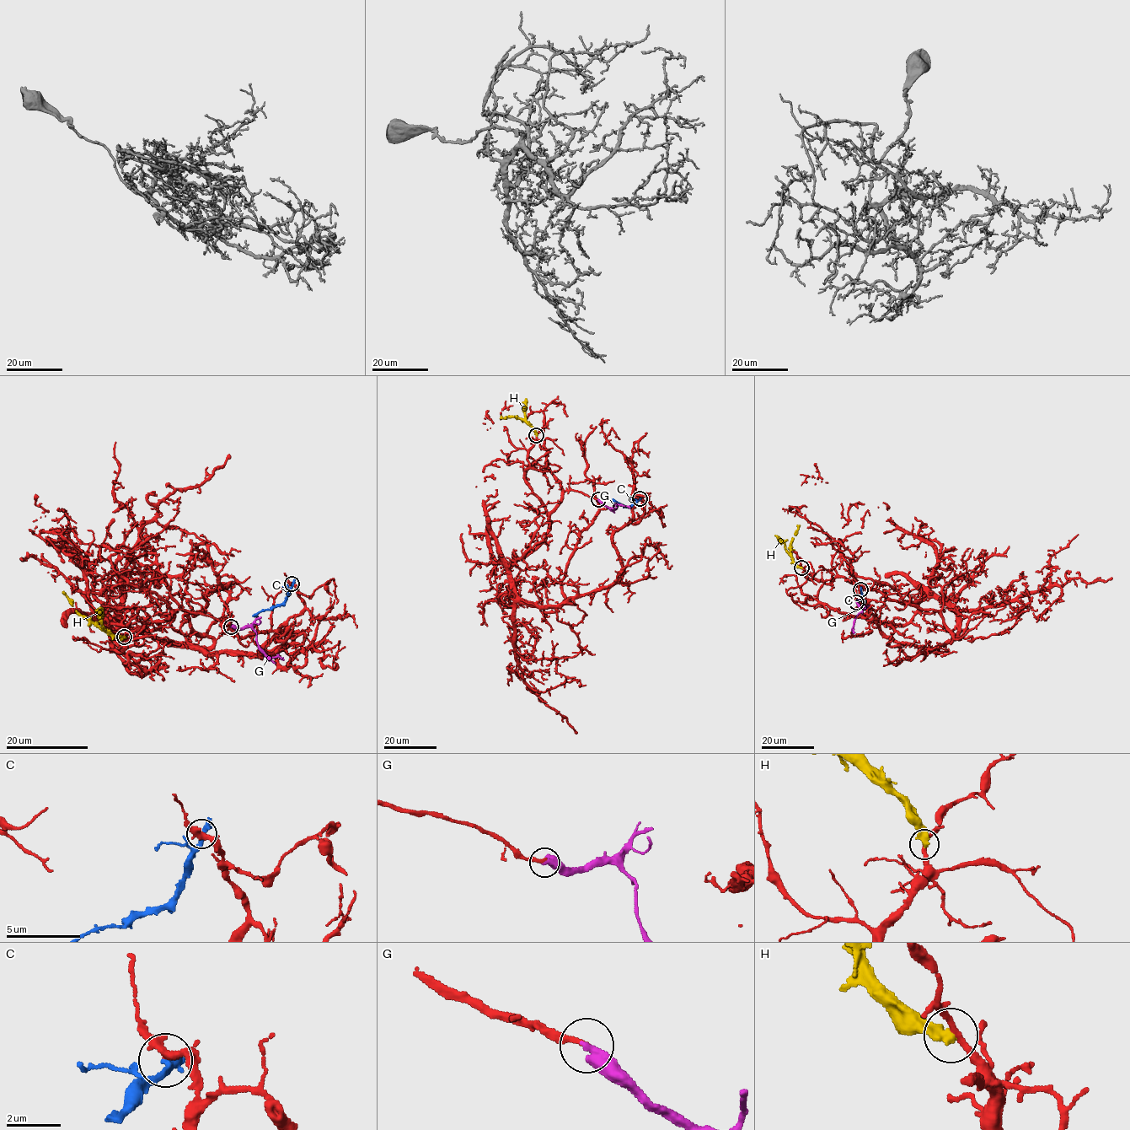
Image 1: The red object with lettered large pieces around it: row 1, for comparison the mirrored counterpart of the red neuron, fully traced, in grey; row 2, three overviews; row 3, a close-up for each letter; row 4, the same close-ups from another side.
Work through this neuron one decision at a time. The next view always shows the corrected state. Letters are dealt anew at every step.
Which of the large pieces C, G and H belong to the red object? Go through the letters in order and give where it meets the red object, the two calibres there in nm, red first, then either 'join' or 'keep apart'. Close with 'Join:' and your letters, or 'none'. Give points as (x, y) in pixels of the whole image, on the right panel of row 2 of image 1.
C: meets red at (860, 589); 260 nm thick on the red side, 360 nm on the other; keep apart
G: meets red at (856, 602); 240 nm thick on the red side, 480 nm on the other; join
H: meets red at (801, 567); 240 nm thick on the red side, 460 nm on the other; keep apart
Join: G

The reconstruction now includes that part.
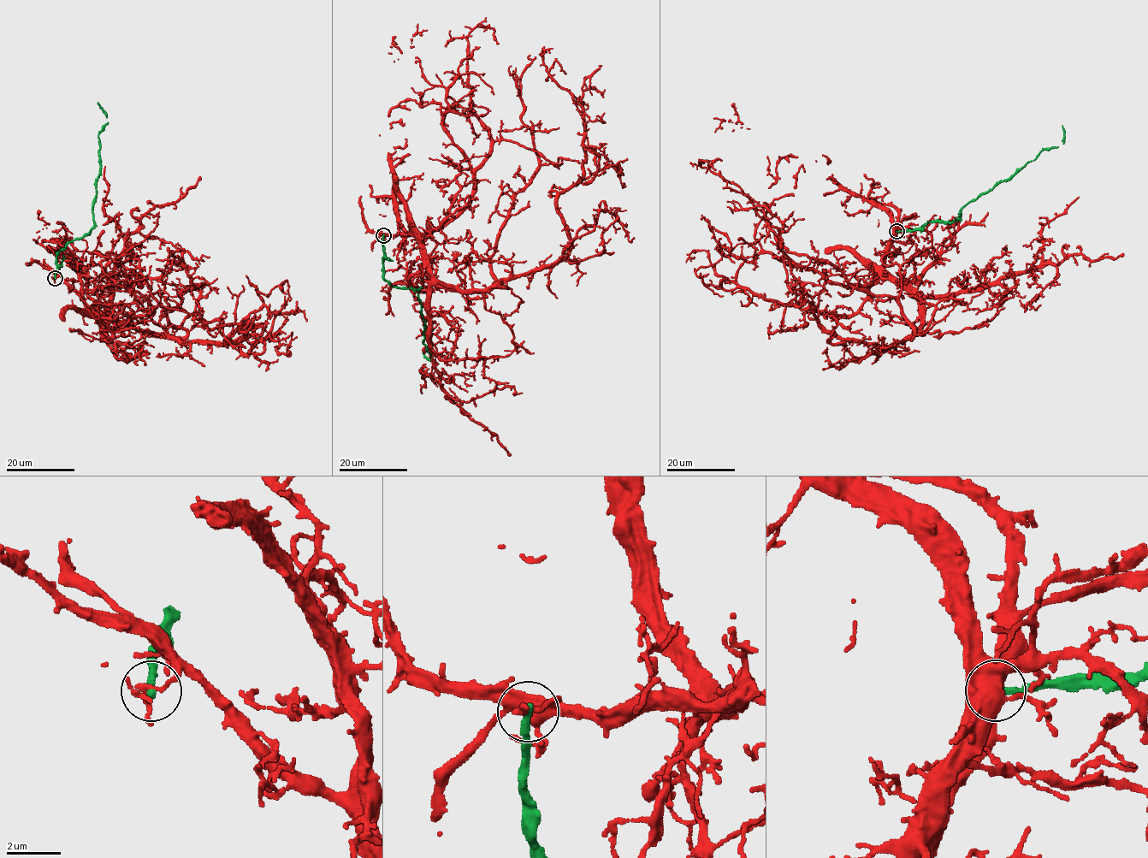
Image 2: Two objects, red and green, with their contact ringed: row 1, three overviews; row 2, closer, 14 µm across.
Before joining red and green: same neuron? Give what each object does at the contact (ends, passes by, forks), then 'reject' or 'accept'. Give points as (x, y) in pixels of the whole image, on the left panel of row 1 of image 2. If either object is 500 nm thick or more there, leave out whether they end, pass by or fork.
red passes by; green ends; reject

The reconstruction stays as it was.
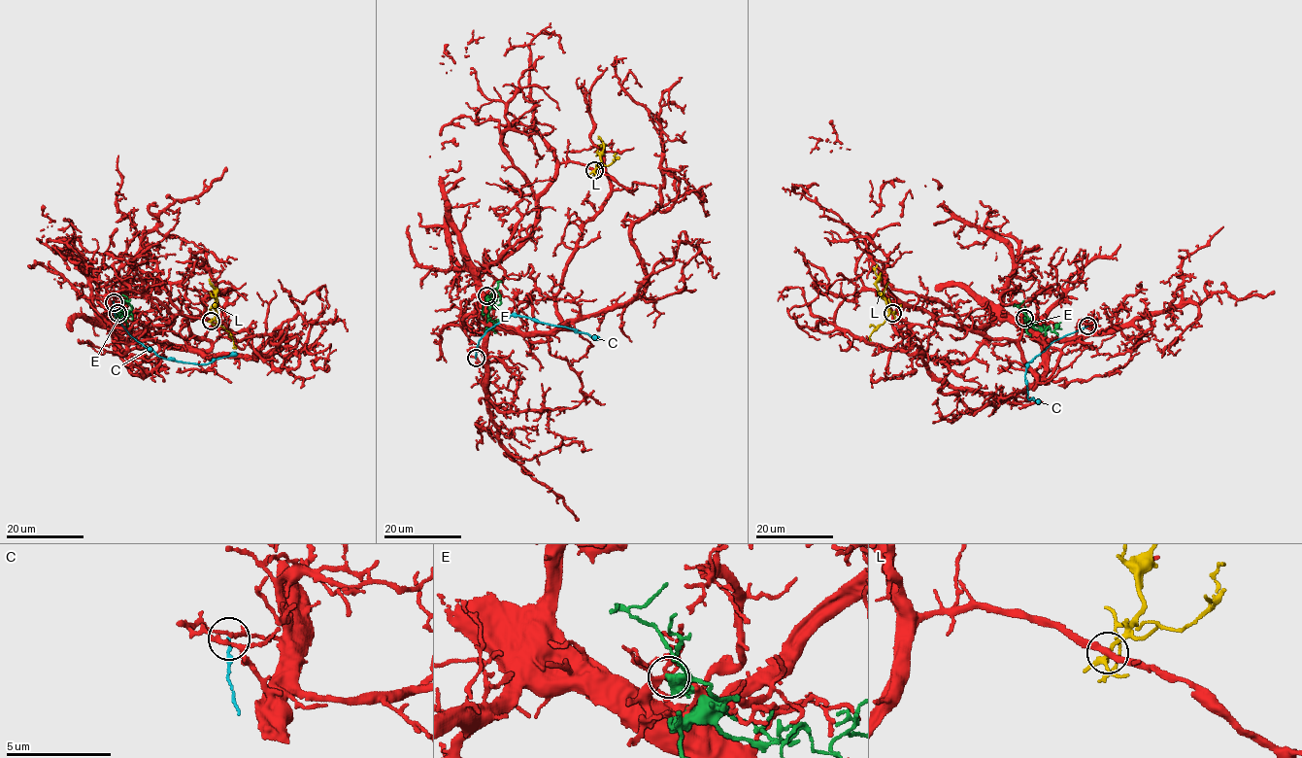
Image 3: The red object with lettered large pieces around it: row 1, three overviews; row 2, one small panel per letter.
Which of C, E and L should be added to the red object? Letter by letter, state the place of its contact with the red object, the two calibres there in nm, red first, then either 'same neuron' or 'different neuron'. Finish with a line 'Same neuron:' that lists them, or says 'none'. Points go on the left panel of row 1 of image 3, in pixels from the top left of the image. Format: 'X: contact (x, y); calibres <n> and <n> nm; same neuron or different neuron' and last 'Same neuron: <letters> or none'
C: contact (114, 302); calibres 160 and 110 nm; different neuron
E: contact (117, 313); calibres 170 and 480 nm; different neuron
L: contact (211, 321); calibres 240 and 190 nm; different neuron
Same neuron: none

